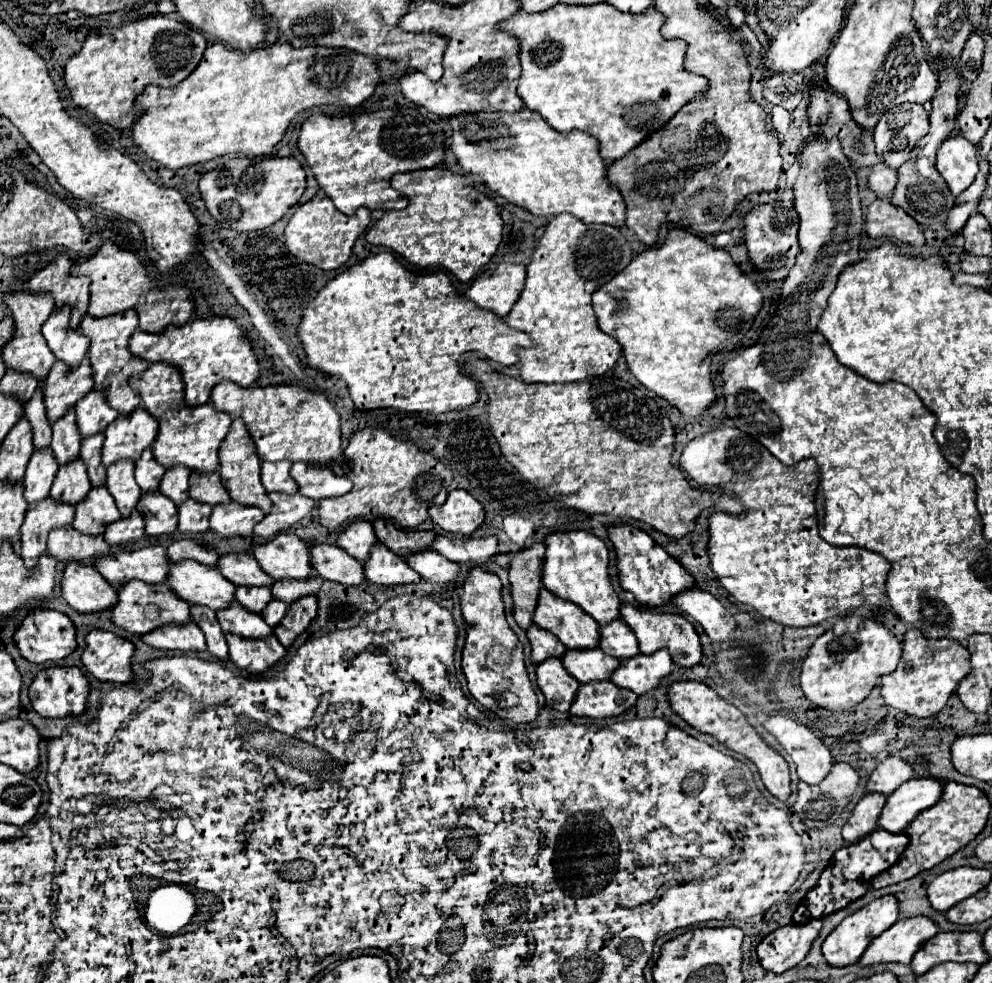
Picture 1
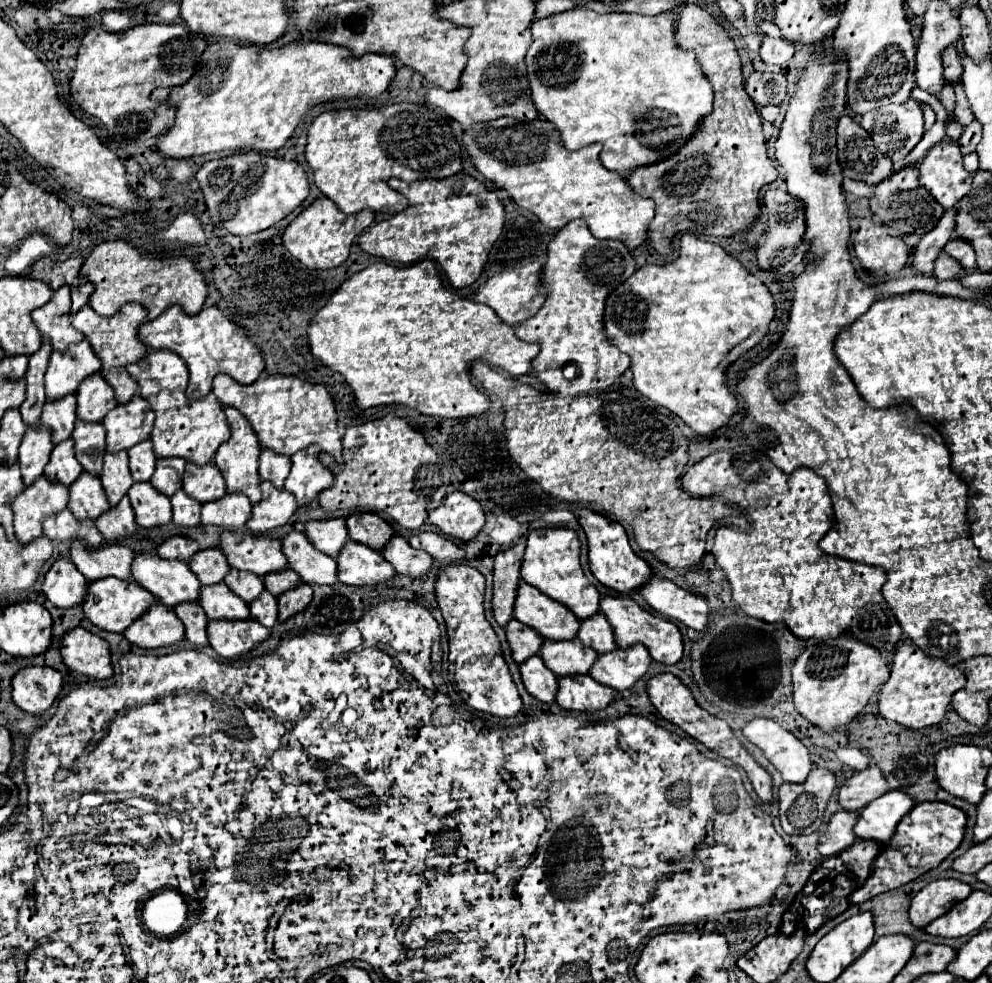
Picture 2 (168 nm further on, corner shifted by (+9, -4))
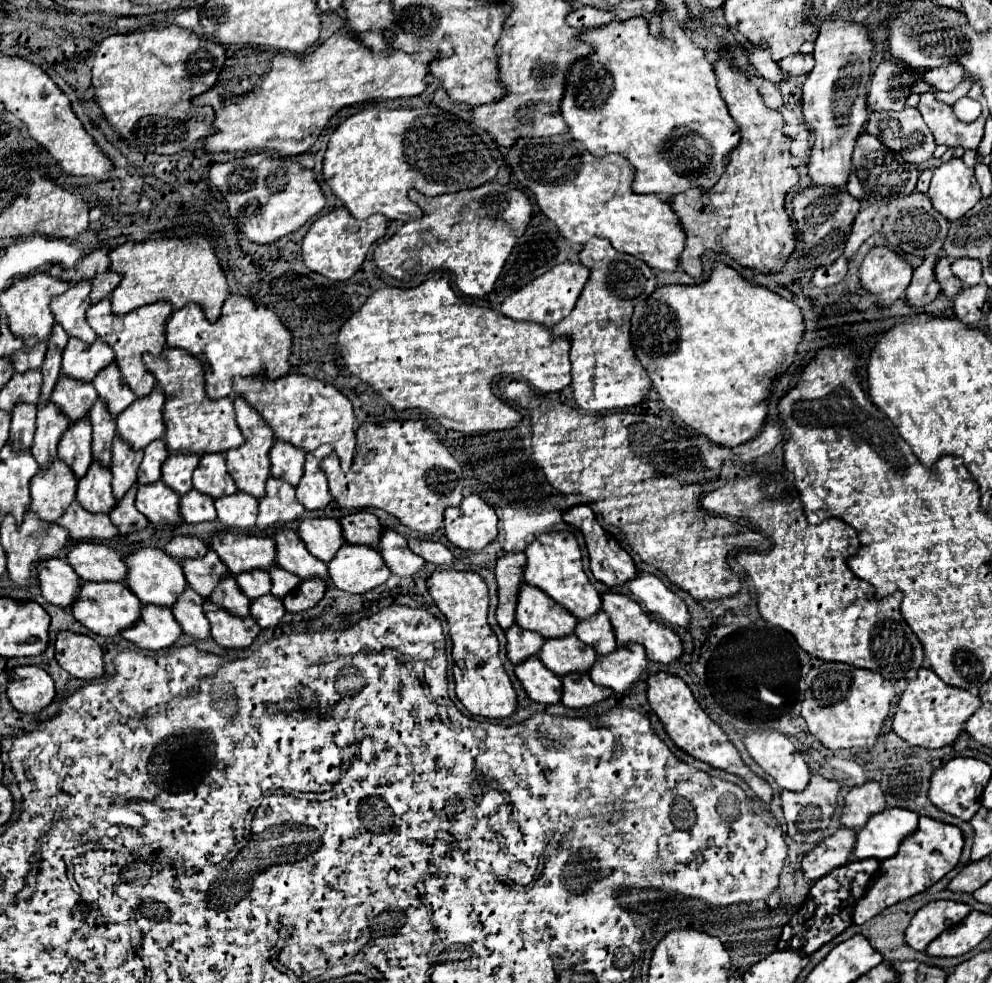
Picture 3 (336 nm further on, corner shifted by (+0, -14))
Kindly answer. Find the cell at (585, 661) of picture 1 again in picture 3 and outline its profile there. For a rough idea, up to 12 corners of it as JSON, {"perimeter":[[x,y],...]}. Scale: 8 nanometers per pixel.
{"perimeter":[[548,639],[540,659],[552,673],[588,673],[598,655],[576,639]]}

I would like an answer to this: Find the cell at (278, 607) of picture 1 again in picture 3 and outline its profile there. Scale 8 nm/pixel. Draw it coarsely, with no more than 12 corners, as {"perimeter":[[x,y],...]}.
{"perimeter":[[274,595],[250,605],[252,619],[262,629],[276,627],[286,609]]}

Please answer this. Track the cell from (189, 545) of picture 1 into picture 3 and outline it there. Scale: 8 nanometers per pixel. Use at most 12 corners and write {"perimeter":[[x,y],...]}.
{"perimeter":[[174,537],[164,551],[176,559],[202,559],[208,549],[196,537]]}

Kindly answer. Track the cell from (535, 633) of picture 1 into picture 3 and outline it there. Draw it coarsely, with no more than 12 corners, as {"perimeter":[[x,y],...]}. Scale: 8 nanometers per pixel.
{"perimeter":[[512,625],[506,631],[508,659],[520,665],[538,655],[540,633]]}

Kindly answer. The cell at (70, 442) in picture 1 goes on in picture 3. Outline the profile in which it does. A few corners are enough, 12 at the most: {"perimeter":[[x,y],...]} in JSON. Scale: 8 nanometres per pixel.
{"perimeter":[[56,383],[52,403],[70,423],[84,419],[98,395],[92,383]]}

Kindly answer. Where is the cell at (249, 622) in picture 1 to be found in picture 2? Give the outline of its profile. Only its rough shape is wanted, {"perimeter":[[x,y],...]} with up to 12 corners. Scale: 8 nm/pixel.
{"perimeter":[[223,581],[203,587],[199,605],[209,619],[249,619],[249,605]]}

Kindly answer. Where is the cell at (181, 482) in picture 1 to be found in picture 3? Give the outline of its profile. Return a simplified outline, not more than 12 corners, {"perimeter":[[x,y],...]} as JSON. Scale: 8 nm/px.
{"perimeter":[[170,455],[162,481],[180,497],[192,491],[196,455]]}

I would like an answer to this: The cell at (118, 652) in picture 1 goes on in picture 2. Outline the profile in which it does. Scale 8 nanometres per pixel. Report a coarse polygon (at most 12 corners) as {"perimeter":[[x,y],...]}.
{"perimeter":[[83,627],[63,635],[63,663],[95,679],[113,675],[107,641]]}

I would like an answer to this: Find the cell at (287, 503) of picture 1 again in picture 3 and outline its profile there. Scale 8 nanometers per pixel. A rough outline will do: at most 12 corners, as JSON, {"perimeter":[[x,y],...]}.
{"perimeter":[[268,479],[256,527],[266,531],[296,521],[304,507],[294,487]]}

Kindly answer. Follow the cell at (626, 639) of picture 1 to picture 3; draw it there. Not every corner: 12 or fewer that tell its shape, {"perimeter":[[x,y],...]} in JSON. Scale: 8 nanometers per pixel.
{"perimeter":[[604,611],[580,621],[576,637],[598,655],[616,651],[616,637]]}

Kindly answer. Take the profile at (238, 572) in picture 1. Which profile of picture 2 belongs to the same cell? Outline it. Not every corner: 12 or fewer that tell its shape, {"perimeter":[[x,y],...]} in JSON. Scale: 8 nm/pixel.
{"perimeter":[[201,549],[187,565],[203,585],[221,583],[229,571],[223,551]]}

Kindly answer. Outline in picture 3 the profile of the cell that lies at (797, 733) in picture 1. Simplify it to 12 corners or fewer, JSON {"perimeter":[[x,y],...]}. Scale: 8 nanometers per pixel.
{"perimeter":[[778,731],[752,733],[744,745],[782,789],[804,791],[810,767]]}

